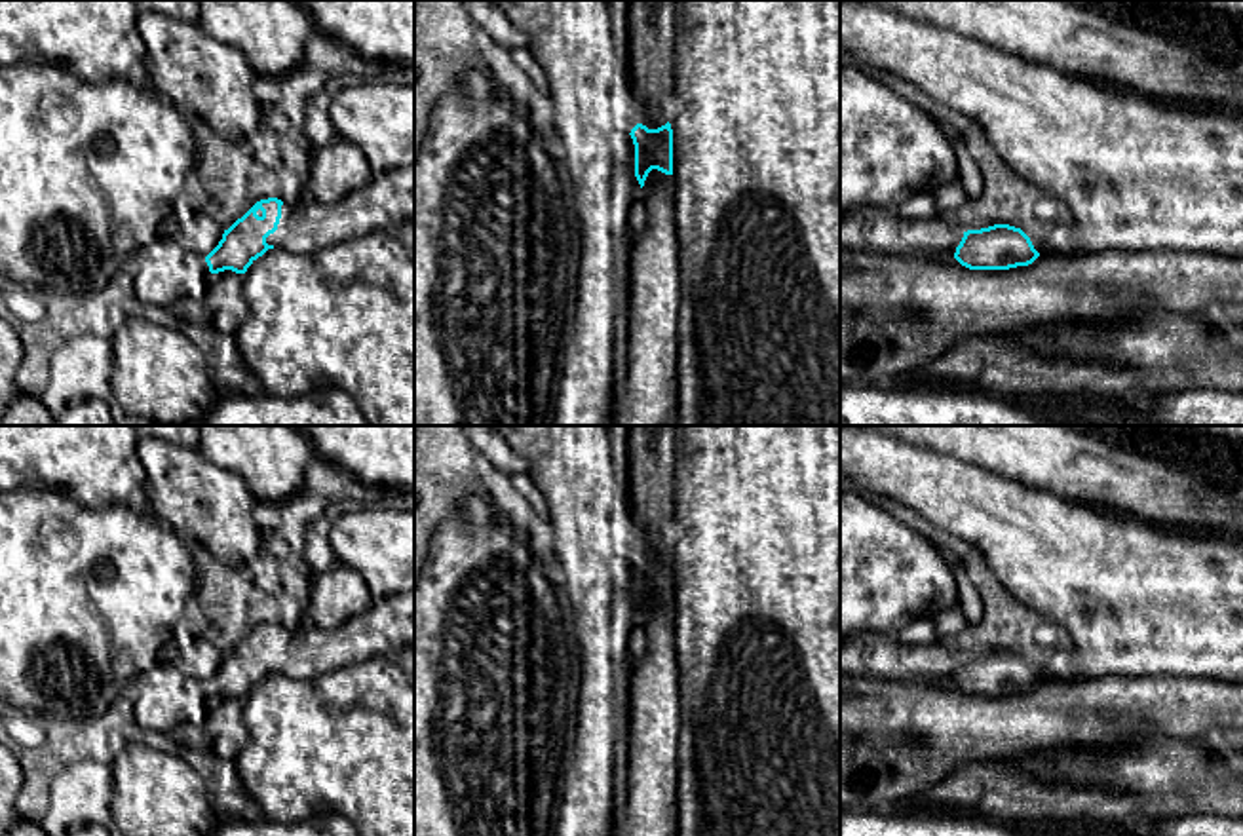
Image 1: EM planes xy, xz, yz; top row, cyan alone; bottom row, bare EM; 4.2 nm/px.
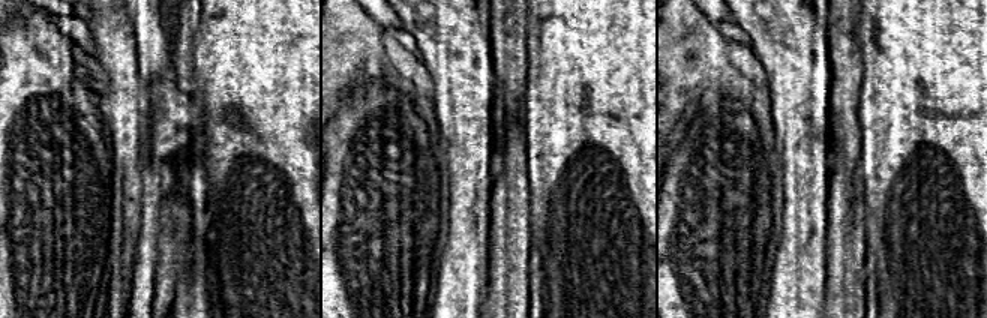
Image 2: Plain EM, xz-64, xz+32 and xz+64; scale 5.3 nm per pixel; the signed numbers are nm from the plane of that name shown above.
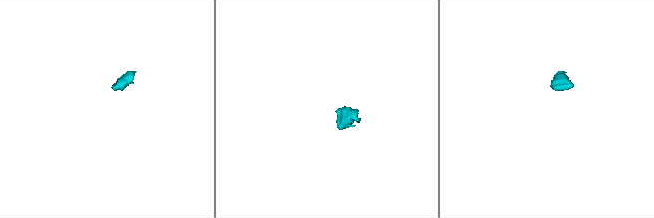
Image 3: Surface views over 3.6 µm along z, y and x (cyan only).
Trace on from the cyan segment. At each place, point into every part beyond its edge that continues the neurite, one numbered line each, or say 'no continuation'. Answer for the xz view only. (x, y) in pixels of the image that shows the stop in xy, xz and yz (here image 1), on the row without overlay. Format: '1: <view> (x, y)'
1: xz (595, 534)

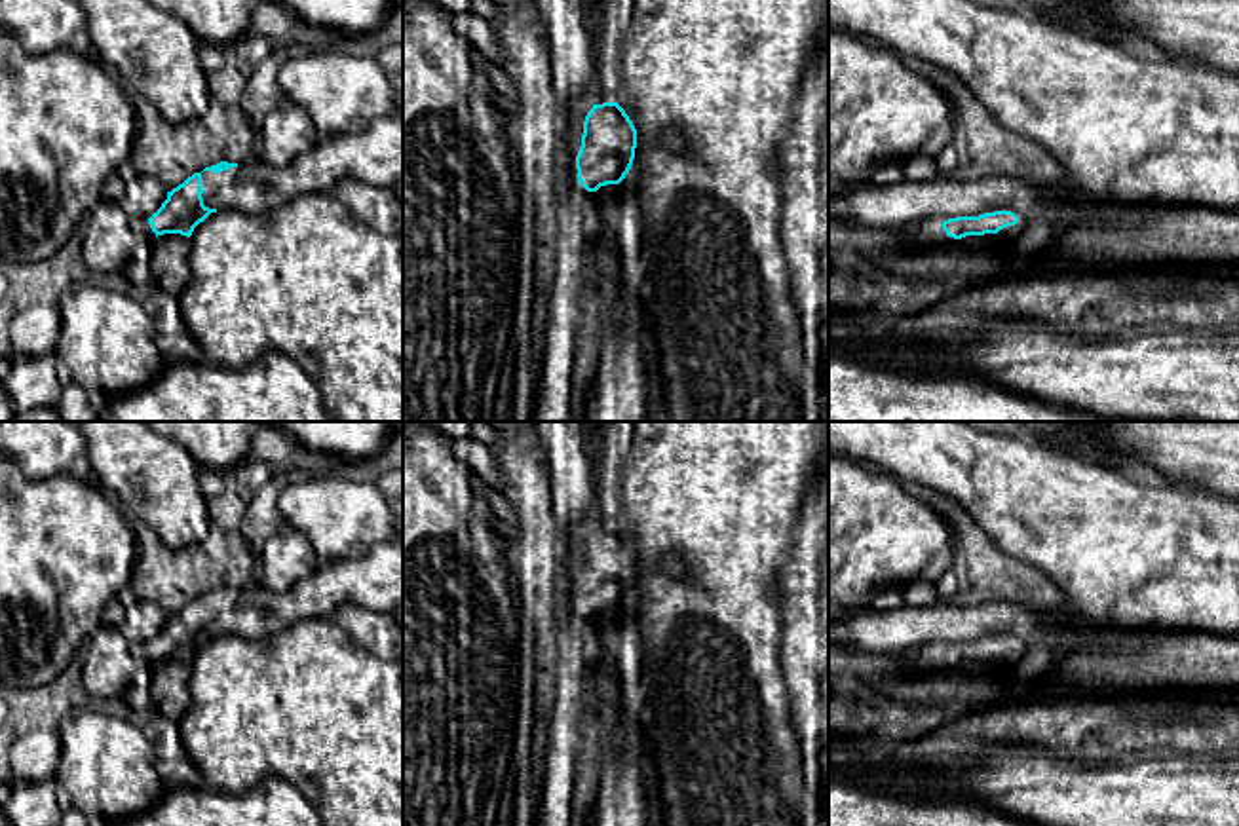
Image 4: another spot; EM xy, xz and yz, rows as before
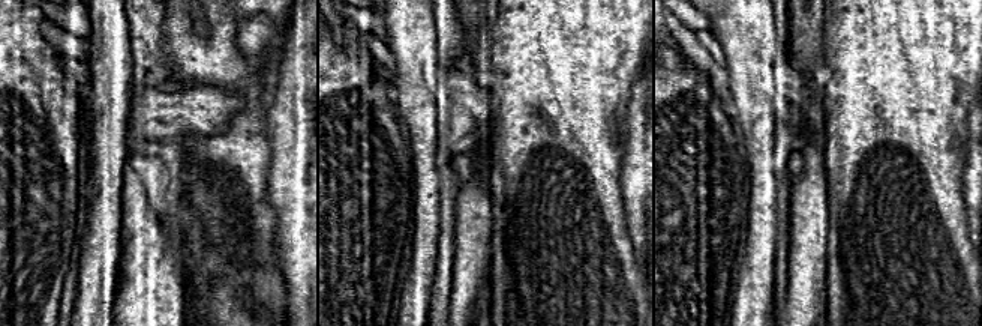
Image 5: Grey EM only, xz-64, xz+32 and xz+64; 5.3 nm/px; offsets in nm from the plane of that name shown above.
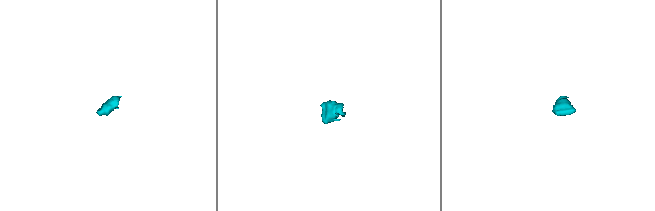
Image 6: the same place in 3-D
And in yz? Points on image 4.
1: yz (1004, 663)

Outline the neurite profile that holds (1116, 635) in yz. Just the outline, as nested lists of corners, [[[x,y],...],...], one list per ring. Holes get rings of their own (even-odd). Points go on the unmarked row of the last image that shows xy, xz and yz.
[[[944,600],[927,608],[903,606],[876,611],[870,606],[842,621],[829,623],[829,646],[844,646],[867,653],[918,653],[943,649],[956,642],[979,642],[1011,636],[1019,648],[1047,644],[1055,655],[1083,646],[1106,646],[1127,640],[1152,642],[1165,636],[1186,636],[1190,630],[1157,627],[1072,627],[1062,611],[1045,611],[1011,600],[990,600],[979,606],[956,606]]]

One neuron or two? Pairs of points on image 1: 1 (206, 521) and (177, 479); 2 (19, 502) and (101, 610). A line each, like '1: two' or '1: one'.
1: one
2: one

